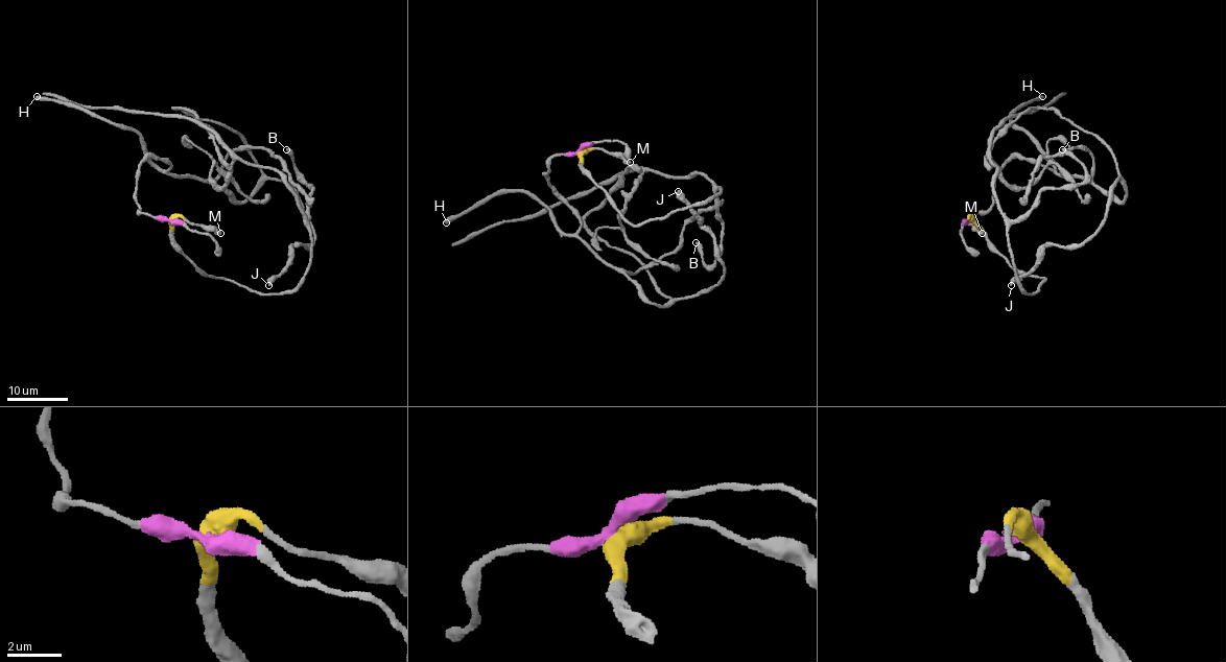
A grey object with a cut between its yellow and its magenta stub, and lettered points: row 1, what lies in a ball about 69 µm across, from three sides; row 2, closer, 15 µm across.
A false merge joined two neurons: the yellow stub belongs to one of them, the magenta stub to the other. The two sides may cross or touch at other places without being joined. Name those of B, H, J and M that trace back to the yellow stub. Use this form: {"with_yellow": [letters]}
{"with_yellow": ["B", "M"]}

